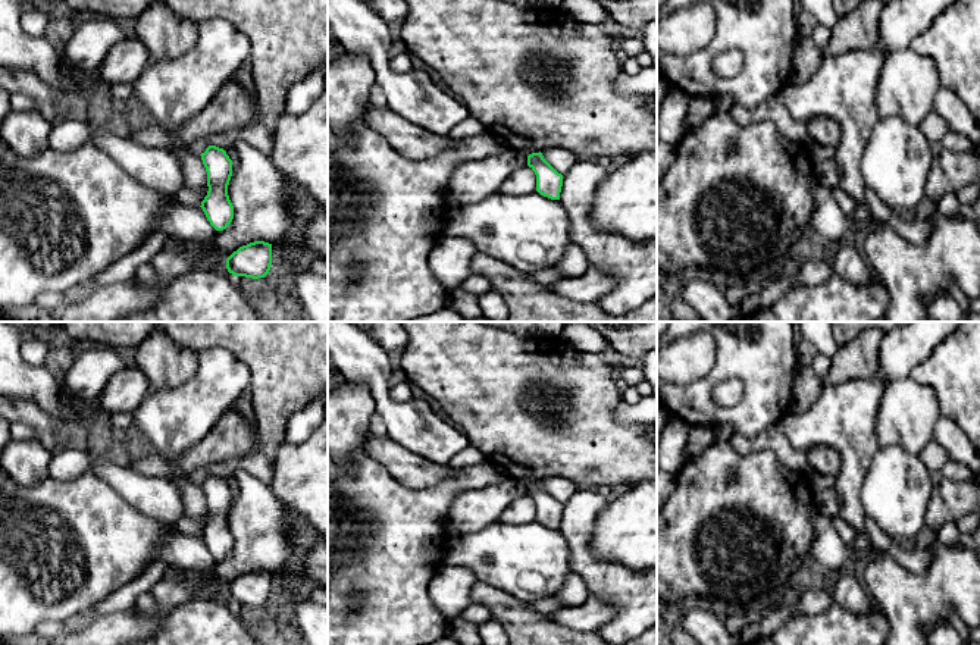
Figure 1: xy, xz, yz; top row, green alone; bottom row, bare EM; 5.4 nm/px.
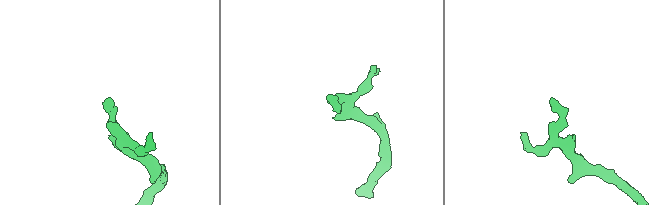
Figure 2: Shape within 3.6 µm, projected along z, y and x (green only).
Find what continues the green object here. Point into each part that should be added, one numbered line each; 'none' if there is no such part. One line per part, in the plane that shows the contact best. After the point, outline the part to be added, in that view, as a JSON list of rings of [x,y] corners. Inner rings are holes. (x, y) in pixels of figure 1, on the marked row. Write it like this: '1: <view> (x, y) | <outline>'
1: xy (194, 172) | [[[188,145],[176,147],[173,150],[179,159],[184,170],[184,188],[198,191],[207,187],[207,172],[201,156],[192,153]]]

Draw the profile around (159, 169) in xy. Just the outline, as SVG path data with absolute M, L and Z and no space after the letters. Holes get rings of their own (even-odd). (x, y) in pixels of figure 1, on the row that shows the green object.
M91 128L91 144L107 153L141 185L162 194L176 194L184 188L184 170L170 150L151 148L119 138L107 128Z

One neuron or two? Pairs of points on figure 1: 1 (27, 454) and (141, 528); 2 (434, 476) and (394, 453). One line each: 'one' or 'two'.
1: two
2: one

